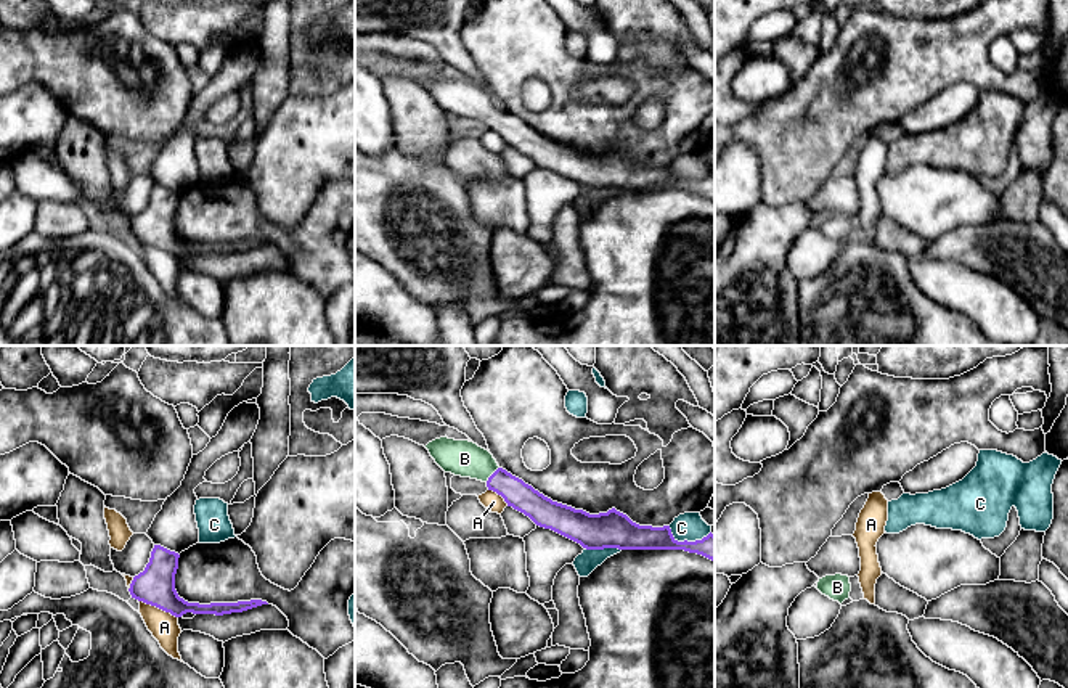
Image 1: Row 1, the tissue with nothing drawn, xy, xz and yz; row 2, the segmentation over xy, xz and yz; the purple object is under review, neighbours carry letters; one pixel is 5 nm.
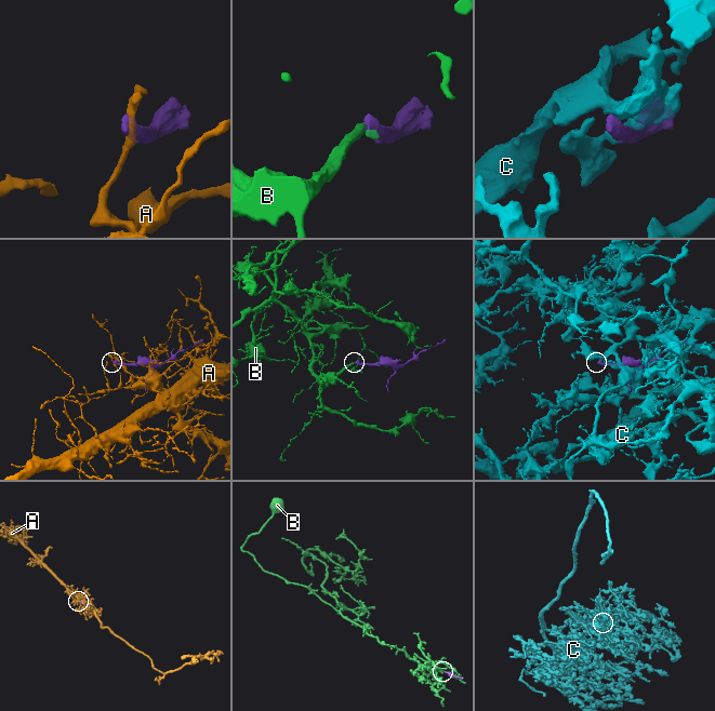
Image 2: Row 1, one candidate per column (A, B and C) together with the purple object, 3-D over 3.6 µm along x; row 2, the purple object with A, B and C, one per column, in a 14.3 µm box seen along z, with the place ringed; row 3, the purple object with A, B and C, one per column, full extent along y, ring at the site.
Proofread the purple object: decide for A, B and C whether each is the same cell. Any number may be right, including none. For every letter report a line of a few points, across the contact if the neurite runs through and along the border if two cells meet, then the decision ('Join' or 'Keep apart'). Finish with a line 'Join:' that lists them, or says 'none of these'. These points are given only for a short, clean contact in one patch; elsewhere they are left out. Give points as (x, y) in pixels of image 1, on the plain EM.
A: Keep apart
B: Line: xz (522, 137), (492, 114), (479, 103), (464, 98). Join
C: Keep apart
Join: B

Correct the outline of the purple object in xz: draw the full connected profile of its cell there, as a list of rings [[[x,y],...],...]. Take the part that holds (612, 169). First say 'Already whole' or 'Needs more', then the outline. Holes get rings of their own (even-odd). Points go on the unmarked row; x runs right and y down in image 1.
Needs more. [[[440,77],[426,85],[435,103],[461,117],[477,119],[504,138],[508,146],[528,156],[536,166],[551,169],[586,190],[684,190],[715,201],[715,175],[678,182],[670,166],[652,167],[633,162],[615,148],[589,154],[552,141],[522,119],[499,108],[493,95],[469,80]]]

